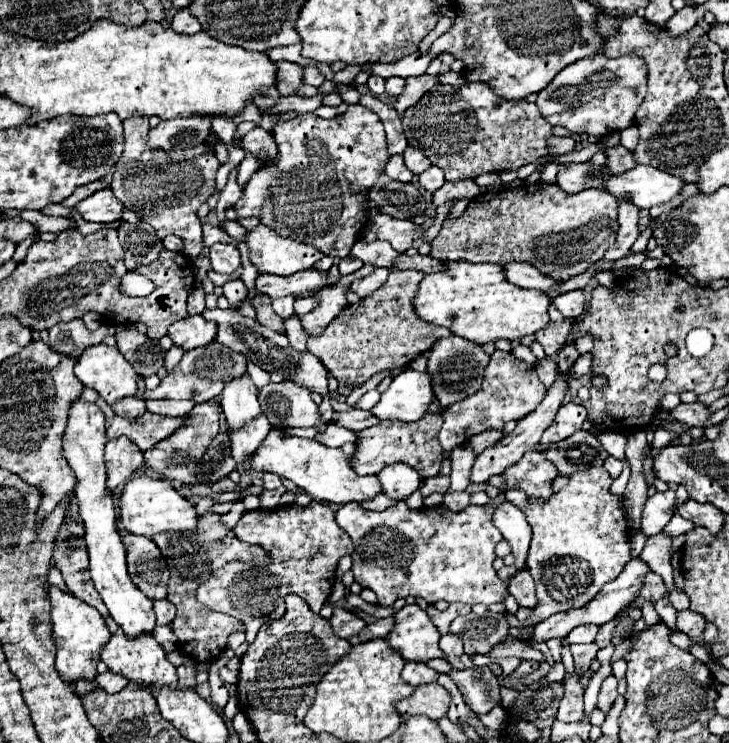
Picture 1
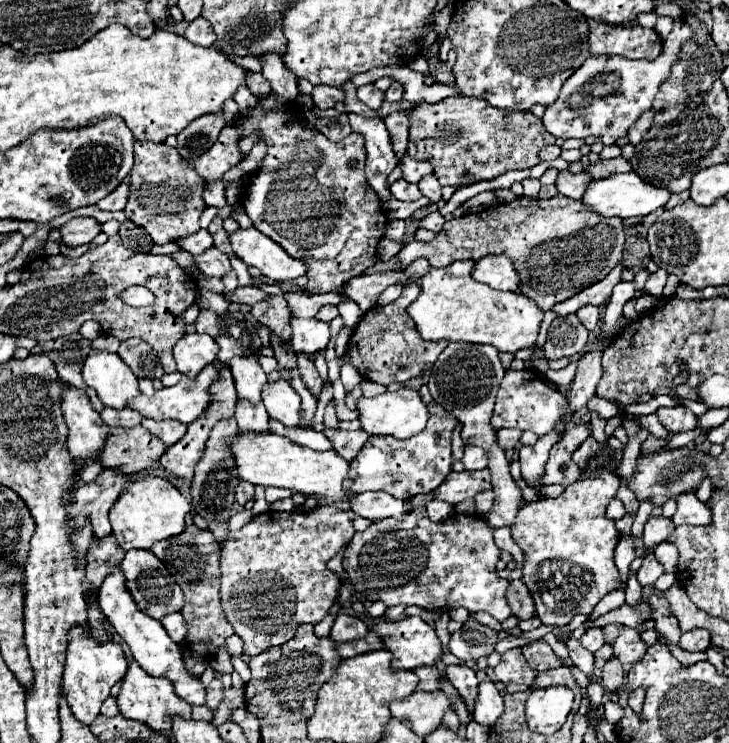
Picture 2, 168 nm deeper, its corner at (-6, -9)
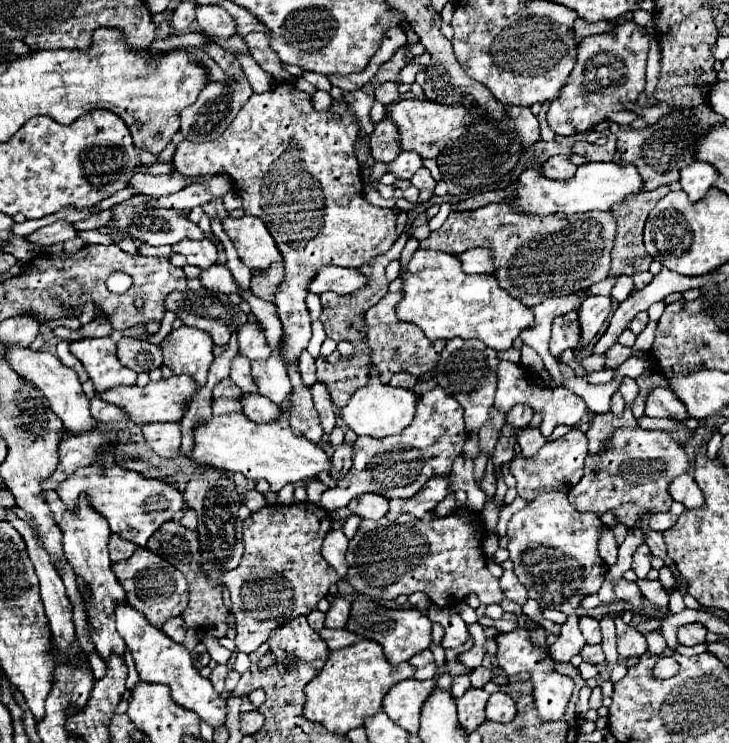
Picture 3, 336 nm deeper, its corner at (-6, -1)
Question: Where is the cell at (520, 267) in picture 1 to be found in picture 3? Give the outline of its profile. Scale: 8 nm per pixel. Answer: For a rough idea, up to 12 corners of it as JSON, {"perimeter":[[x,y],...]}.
{"perimeter":[[488,249],[458,255],[464,273],[494,275]]}

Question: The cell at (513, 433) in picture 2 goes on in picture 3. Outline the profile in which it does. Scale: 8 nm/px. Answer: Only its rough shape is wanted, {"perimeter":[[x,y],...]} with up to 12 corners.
{"perimeter":[[516,405],[506,423],[516,429],[526,427],[532,419],[528,405]]}

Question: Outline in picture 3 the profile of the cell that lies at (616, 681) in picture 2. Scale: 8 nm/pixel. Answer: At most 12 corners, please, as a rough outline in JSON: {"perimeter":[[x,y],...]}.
{"perimeter":[[612,617],[600,621],[602,649],[608,663],[618,661]]}

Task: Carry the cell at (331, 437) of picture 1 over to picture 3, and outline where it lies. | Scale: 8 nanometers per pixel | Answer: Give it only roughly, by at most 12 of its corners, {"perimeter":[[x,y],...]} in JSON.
{"perimeter":[[244,397],[242,413],[256,423],[274,421],[280,407],[266,397]]}

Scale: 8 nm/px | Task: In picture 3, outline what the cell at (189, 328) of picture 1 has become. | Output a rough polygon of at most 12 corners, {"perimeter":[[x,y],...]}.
{"perimeter":[[172,329],[164,365],[204,387],[214,343],[200,329]]}

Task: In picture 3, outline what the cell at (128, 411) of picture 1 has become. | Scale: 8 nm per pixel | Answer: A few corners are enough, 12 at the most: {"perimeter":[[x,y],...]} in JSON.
{"perimeter":[[90,399],[90,413],[104,423],[126,419],[120,407]]}

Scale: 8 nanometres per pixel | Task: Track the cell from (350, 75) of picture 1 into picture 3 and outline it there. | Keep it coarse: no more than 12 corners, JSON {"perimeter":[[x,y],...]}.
{"perimeter":[[384,83],[376,89],[376,101],[390,105],[400,99],[398,83]]}

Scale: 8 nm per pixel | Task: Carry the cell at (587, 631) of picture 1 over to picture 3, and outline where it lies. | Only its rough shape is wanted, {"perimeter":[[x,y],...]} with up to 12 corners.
{"perimeter":[[580,617],[580,629],[588,645],[602,641],[594,617]]}

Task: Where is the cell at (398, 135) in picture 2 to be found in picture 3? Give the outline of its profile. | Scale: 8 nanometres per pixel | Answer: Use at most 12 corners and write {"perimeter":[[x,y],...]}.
{"perimeter":[[390,119],[376,125],[370,147],[376,161],[398,157],[400,135]]}

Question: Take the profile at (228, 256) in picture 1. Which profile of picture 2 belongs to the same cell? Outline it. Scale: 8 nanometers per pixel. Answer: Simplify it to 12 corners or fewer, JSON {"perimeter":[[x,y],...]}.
{"perimeter":[[216,247],[196,255],[196,265],[208,277],[232,271],[226,253]]}

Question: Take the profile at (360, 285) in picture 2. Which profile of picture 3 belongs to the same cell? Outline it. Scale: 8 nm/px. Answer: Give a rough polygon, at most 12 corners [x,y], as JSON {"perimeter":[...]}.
{"perimeter":[[328,265],[308,285],[314,295],[346,295],[368,283],[356,269]]}

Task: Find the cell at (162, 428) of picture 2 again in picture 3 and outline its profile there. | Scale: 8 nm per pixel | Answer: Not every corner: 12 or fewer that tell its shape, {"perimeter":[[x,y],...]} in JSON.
{"perimeter":[[150,423],[142,433],[158,457],[176,459],[178,423]]}

